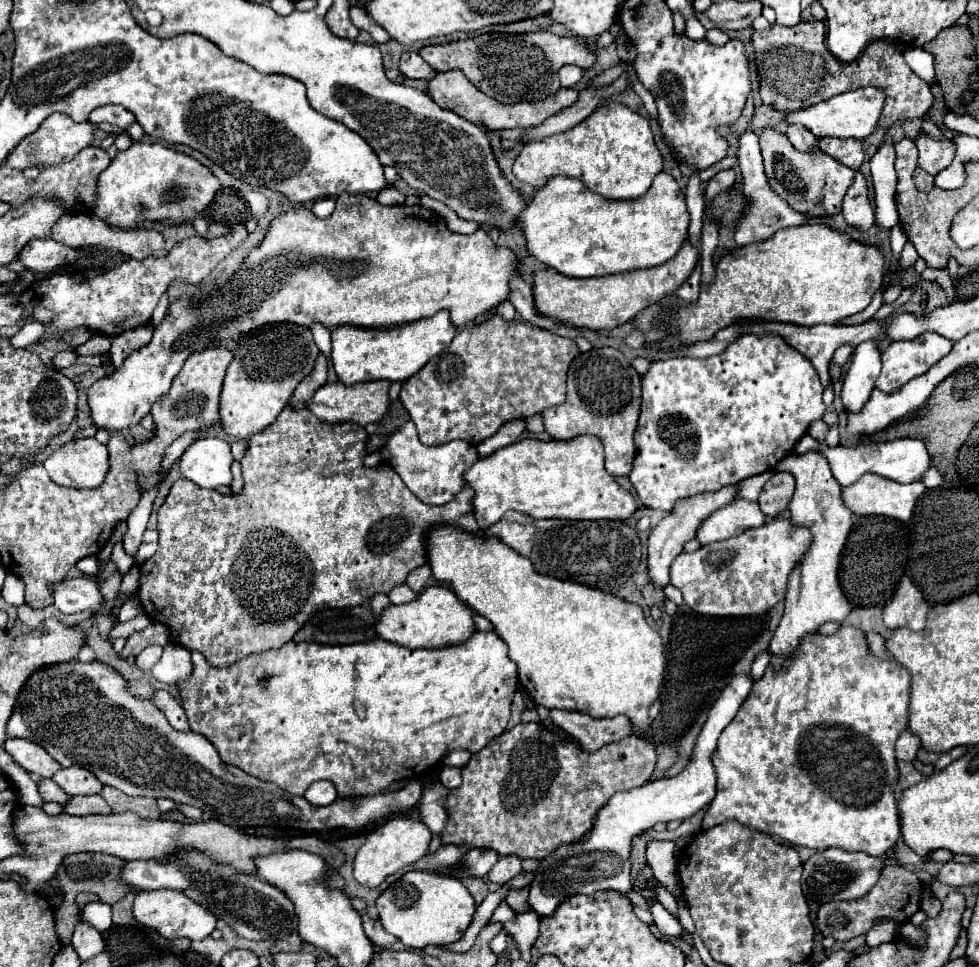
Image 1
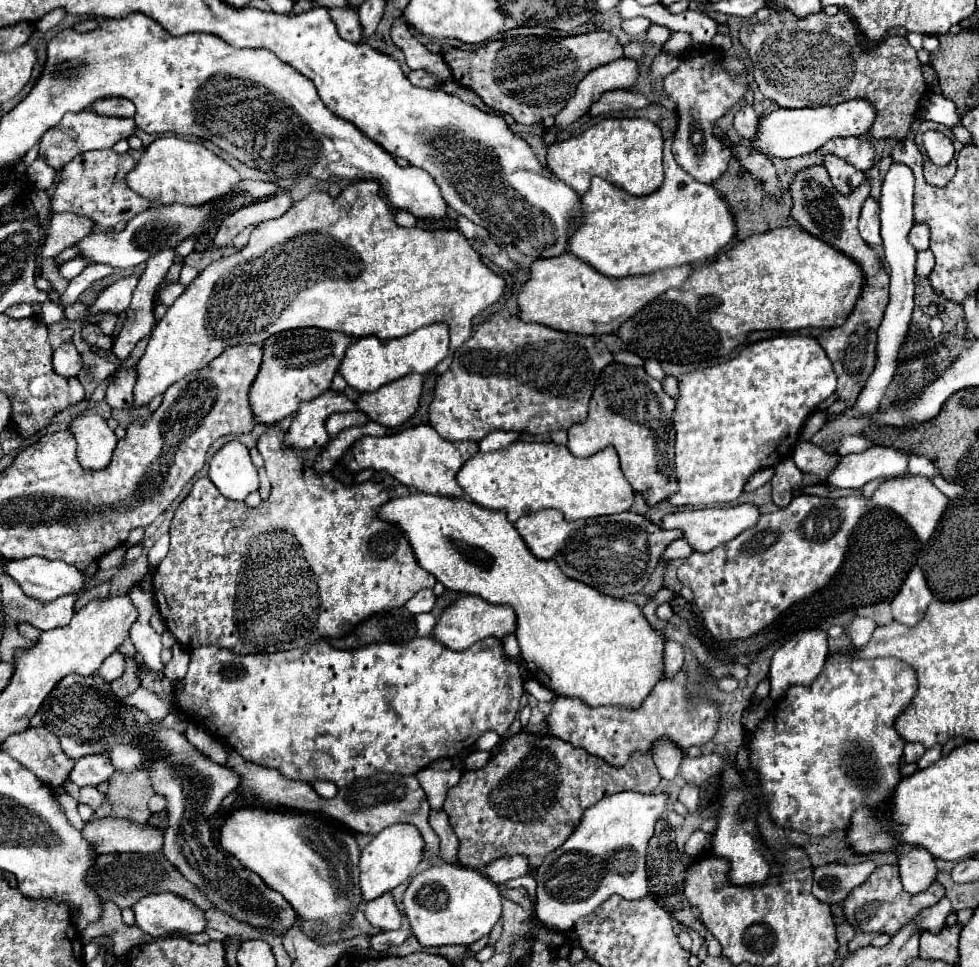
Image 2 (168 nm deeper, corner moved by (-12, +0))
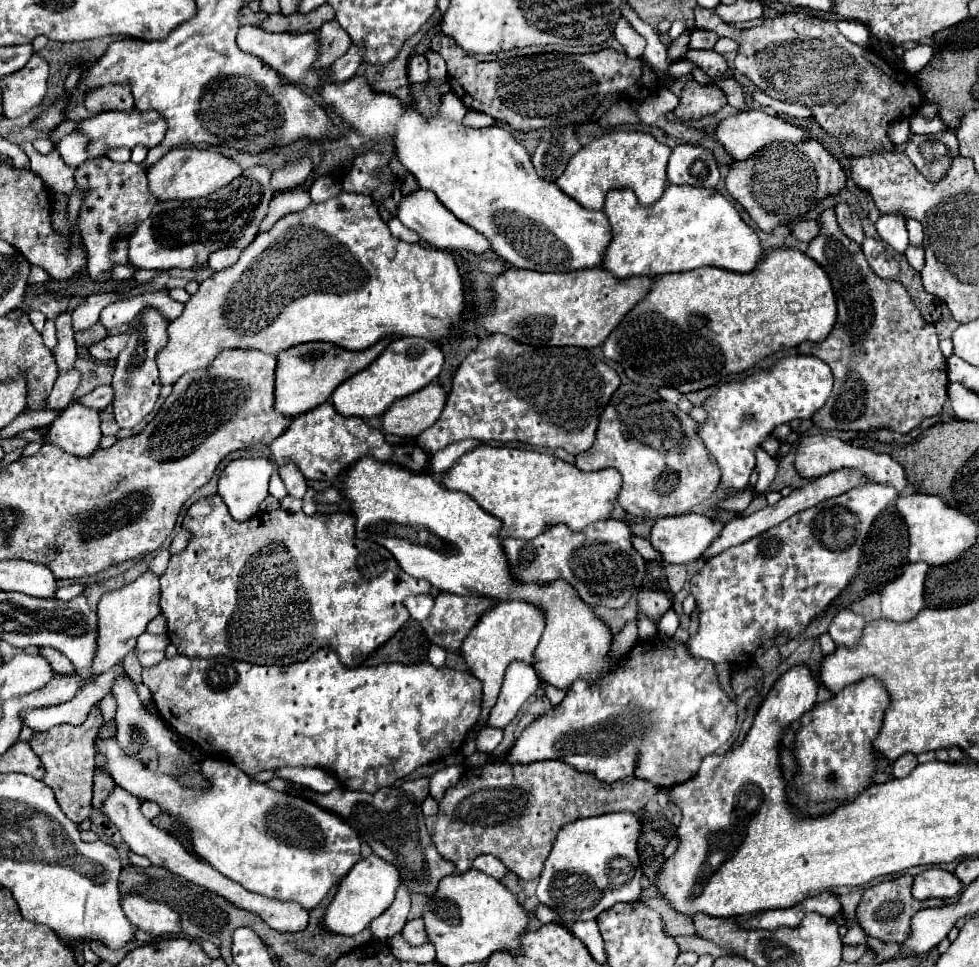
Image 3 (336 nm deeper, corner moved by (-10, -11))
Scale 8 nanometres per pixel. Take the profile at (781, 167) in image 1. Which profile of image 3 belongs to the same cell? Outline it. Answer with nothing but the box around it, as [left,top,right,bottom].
[798,210,948,434]

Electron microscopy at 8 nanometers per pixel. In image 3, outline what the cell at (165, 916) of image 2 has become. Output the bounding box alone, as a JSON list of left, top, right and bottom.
[122,892,180,936]

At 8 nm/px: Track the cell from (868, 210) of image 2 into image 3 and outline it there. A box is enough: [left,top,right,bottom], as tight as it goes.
[862,238,900,280]

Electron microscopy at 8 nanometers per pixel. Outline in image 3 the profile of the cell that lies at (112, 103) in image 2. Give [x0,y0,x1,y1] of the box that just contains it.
[84,84,134,112]

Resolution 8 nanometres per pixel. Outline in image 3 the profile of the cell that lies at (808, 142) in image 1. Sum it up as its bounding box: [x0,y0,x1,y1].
[836,204,864,246]

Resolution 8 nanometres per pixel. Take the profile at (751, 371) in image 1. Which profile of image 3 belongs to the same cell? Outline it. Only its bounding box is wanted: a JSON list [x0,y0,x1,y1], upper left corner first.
[698,356,830,490]

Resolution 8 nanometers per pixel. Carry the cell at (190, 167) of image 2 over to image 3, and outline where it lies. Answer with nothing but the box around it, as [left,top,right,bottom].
[148,146,242,200]

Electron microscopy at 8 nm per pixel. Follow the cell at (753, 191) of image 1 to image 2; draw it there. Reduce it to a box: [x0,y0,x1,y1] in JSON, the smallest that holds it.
[734,105,758,139]

